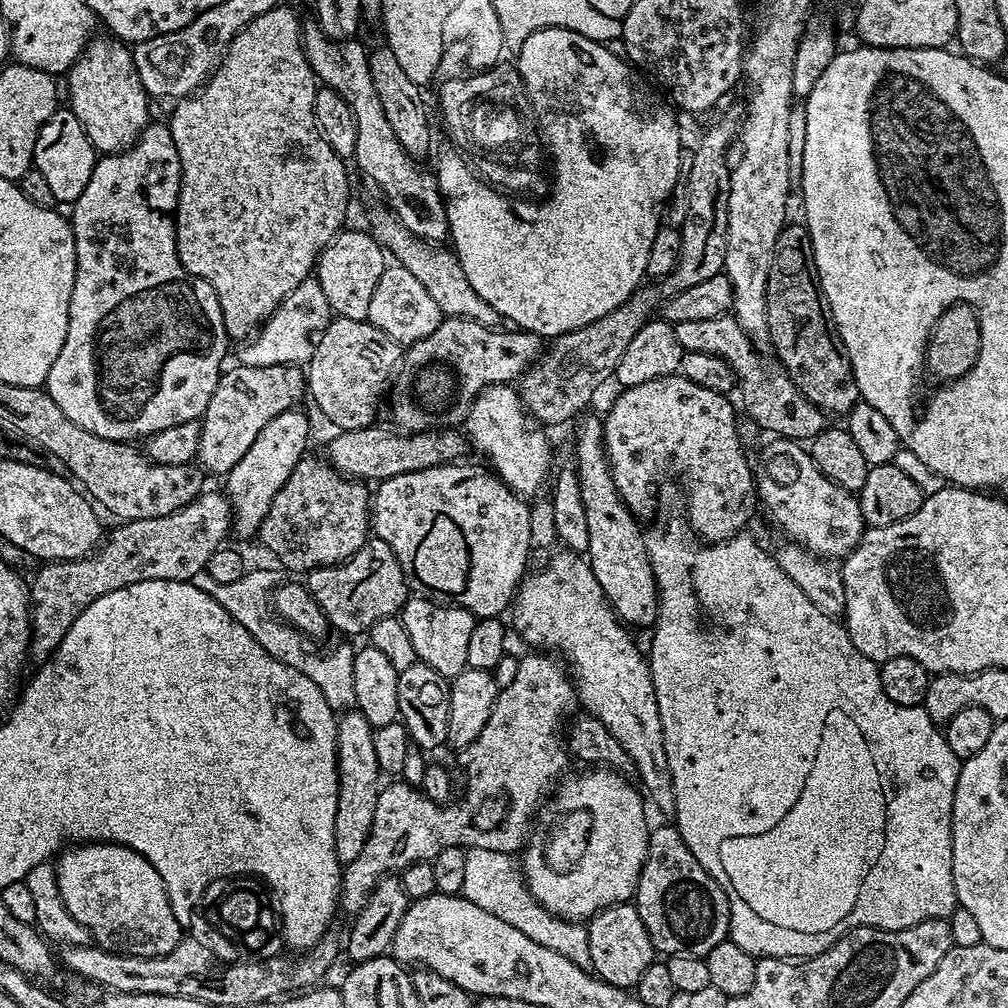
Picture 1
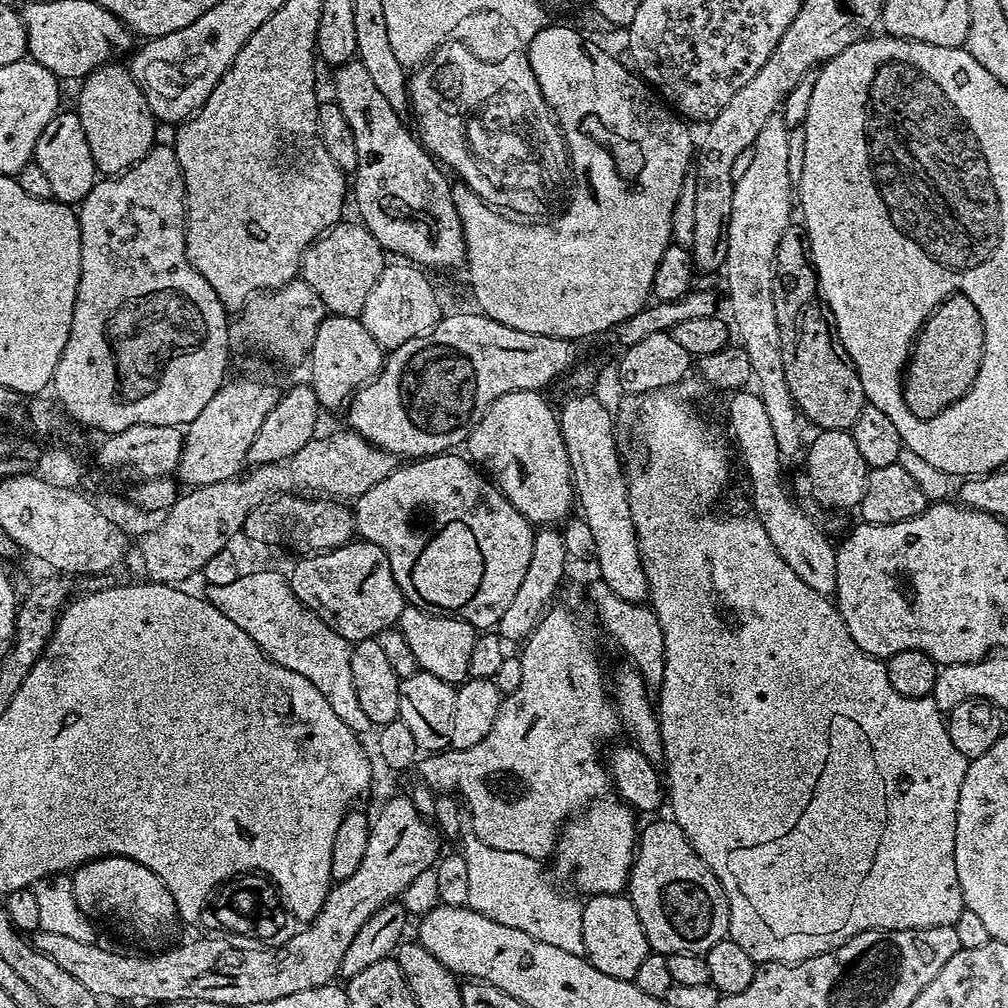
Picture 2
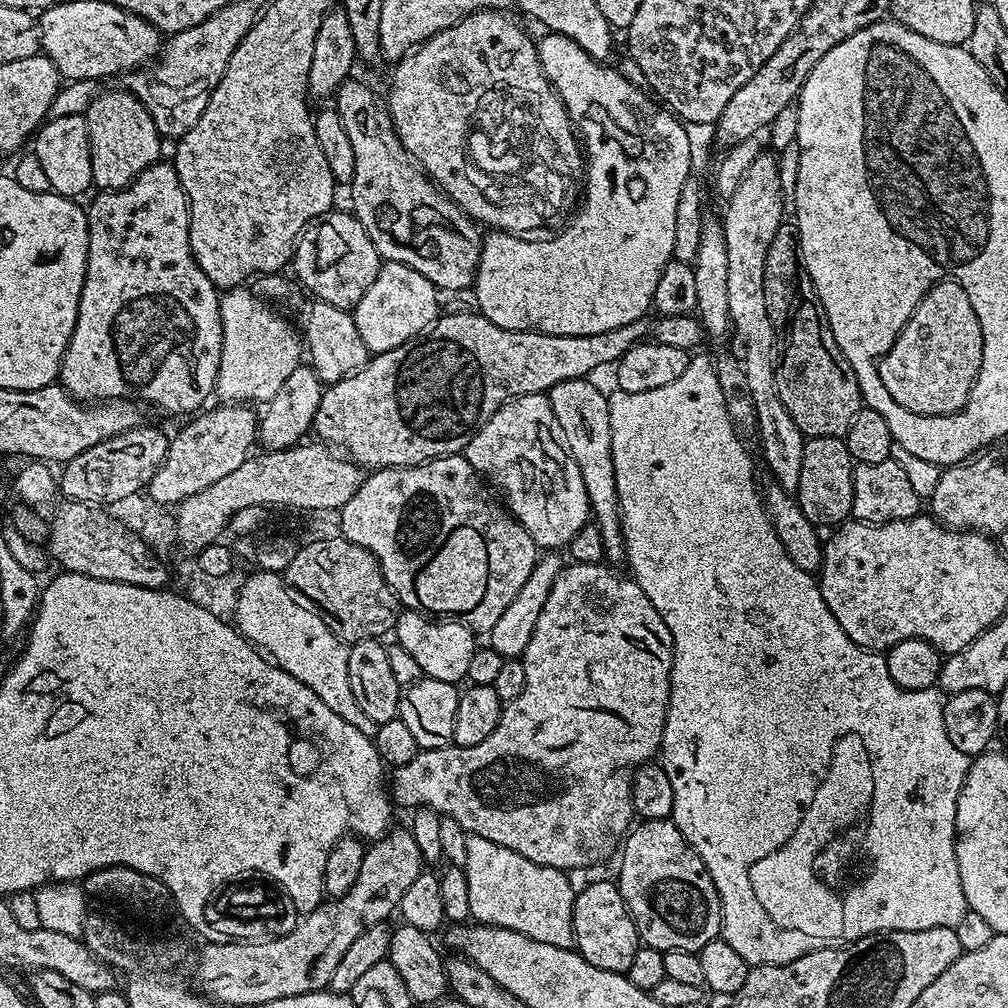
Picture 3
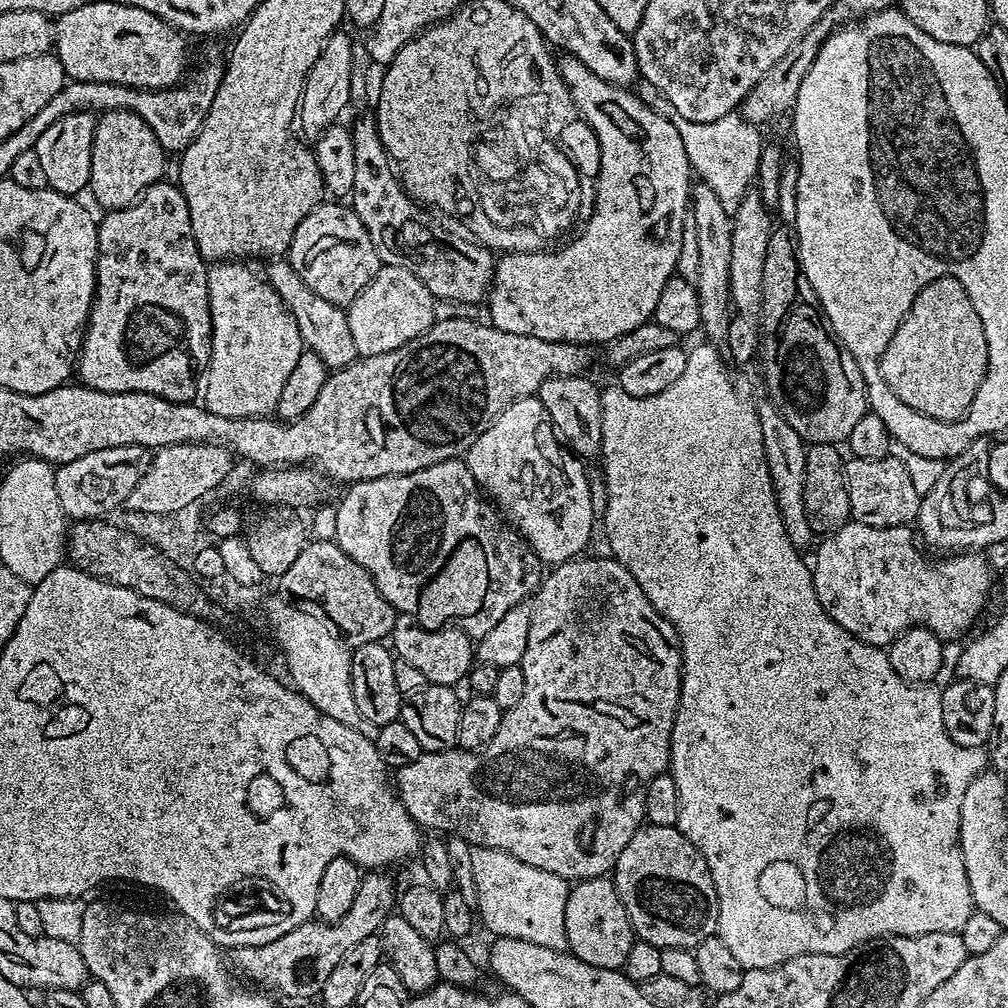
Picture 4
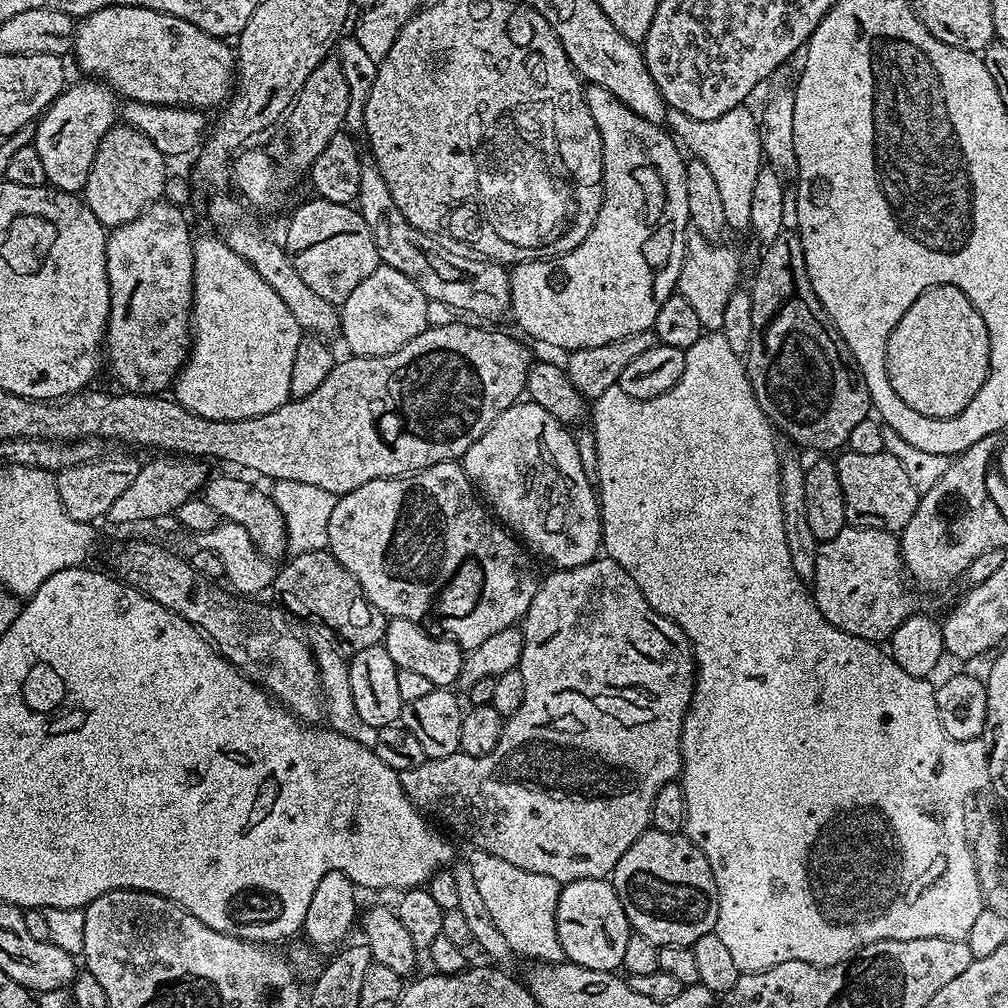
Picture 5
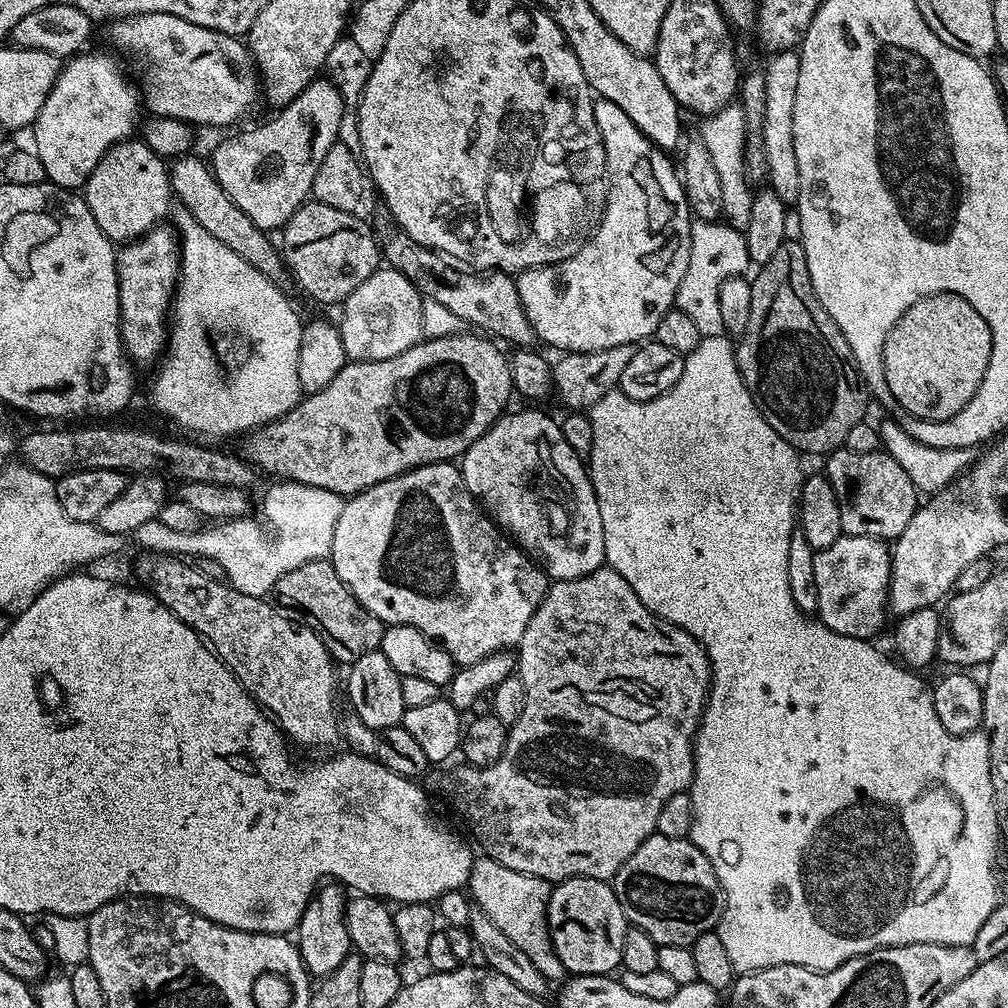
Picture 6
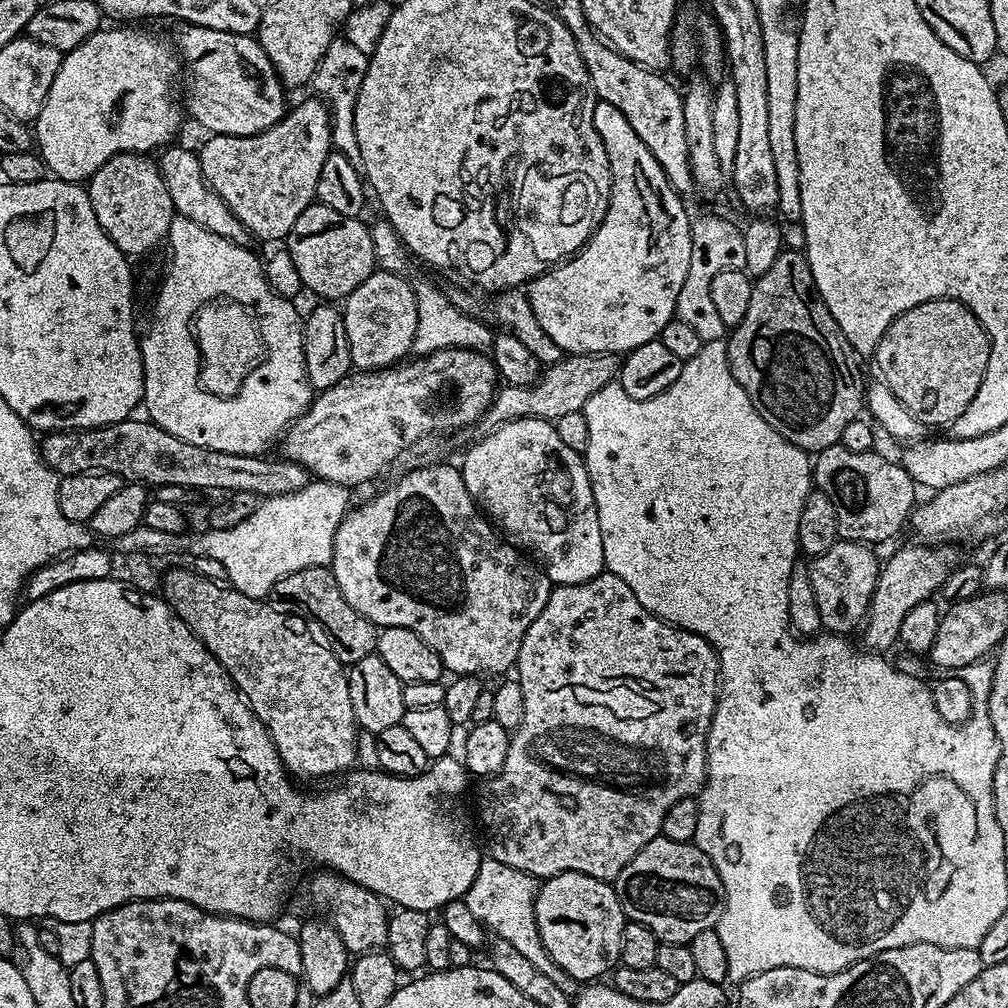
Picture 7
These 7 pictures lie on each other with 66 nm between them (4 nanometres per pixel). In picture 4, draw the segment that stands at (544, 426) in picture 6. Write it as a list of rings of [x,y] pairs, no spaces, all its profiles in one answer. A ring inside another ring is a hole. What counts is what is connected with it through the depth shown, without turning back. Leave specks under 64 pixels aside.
[[[523,396],[503,408],[498,418],[494,418],[492,425],[478,438],[478,442],[468,448],[466,463],[477,484],[491,497],[495,507],[507,517],[512,527],[531,544],[545,565],[555,566],[574,560],[587,549],[584,547],[592,540],[594,524],[588,485],[590,476],[588,472],[584,473],[580,465],[583,463],[562,443],[552,427],[546,406],[542,406],[536,396]]]

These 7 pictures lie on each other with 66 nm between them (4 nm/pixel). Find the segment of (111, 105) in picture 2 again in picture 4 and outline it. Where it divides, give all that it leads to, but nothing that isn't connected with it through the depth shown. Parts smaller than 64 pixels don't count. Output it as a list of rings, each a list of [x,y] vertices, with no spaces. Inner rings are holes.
[[[129,108],[110,109],[101,111],[96,121],[94,130],[94,142],[92,143],[92,161],[90,162],[90,178],[88,188],[92,196],[101,204],[101,209],[111,210],[114,208],[125,208],[136,203],[150,185],[157,183],[164,172],[164,159],[166,153],[164,147],[154,138],[154,130],[138,118]]]

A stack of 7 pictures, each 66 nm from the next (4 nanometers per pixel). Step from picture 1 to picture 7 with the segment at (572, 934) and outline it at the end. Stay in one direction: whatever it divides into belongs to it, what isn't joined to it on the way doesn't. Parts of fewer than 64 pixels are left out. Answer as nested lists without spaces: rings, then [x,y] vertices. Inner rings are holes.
[[[484,858],[478,866],[477,877],[462,899],[466,906],[470,906],[474,918],[478,918],[478,922],[483,924],[493,937],[510,942],[515,950],[518,950],[538,971],[546,974],[559,989],[569,994],[575,993],[578,988],[577,980],[570,978],[566,970],[555,964],[546,954],[546,948],[542,946],[536,926],[537,887],[537,877],[522,870],[514,870],[514,866],[506,866],[497,860]]]

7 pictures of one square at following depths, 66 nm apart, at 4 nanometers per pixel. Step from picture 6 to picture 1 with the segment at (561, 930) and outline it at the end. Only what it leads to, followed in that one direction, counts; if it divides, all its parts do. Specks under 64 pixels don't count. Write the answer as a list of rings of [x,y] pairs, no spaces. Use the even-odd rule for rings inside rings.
[[[635,903],[615,904],[603,908],[586,924],[590,938],[591,971],[610,986],[625,990],[635,989],[646,966],[654,963],[652,939],[638,914]]]

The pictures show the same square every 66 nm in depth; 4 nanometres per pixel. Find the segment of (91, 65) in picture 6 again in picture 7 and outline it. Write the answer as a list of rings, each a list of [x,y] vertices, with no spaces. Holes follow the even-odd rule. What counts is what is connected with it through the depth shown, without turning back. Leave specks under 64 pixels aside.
[[[108,26],[101,27],[99,32],[96,32],[90,38],[86,38],[86,42],[82,42],[78,45],[74,50],[70,50],[69,52],[63,53],[60,69],[58,70],[58,74],[54,78],[54,86],[50,86],[50,94],[46,94],[46,102],[42,106],[42,110],[36,115],[34,121],[34,144],[38,149],[38,155],[44,159],[44,167],[47,169],[49,173],[57,180],[70,180],[73,182],[87,182],[92,179],[92,175],[98,171],[98,169],[103,166],[106,162],[110,162],[110,158],[114,158],[118,154],[122,154],[123,152],[143,152],[145,154],[151,153],[153,150],[151,148],[156,148],[156,150],[163,149],[165,145],[169,142],[175,141],[177,138],[176,131],[180,128],[180,112],[182,116],[182,104],[178,99],[178,92],[176,96],[176,79],[182,76],[182,61],[178,55],[177,49],[174,47],[173,41],[163,40],[160,36],[155,36],[152,32],[147,32],[144,28],[108,28]]]

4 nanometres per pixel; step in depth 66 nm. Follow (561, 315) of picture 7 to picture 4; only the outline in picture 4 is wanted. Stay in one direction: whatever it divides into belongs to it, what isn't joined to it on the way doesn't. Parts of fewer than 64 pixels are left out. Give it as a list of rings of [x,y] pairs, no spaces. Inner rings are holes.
[[[565,55],[563,59],[558,64],[560,77],[566,82],[566,86],[574,98],[583,123],[592,127],[600,143],[600,170],[596,174],[596,199],[592,205],[592,217],[589,218],[587,224],[583,225],[581,232],[584,233],[577,240],[570,241],[565,248],[558,249],[557,252],[548,252],[552,250],[539,252],[511,251],[501,255],[495,261],[492,287],[486,297],[489,316],[487,319],[493,328],[510,334],[526,334],[534,338],[542,338],[550,342],[562,342],[563,344],[587,344],[589,346],[601,344],[604,346],[622,334],[626,334],[653,319],[658,306],[658,294],[662,294],[662,286],[666,286],[666,282],[676,272],[678,254],[682,250],[683,224],[690,216],[690,185],[693,183],[694,173],[688,164],[686,150],[682,147],[682,137],[678,134],[678,130],[674,130],[674,126],[666,117],[655,113],[650,106],[639,99],[635,91],[598,78],[598,74],[594,74],[594,70],[586,70],[586,66],[582,62],[578,62],[578,58]]]

